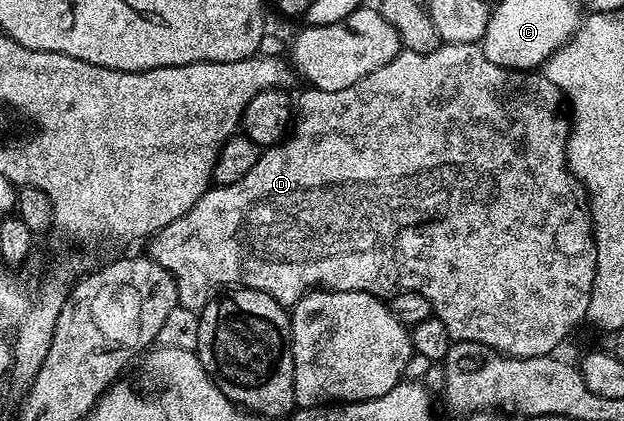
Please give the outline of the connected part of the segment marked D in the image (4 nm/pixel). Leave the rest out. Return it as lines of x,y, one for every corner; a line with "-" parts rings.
441,44
439,49
429,53
415,53
409,49
404,49
386,67
378,67
378,71
370,71
366,79
358,79
350,87
342,87
342,91
322,91
311,87
305,88
305,93
300,98
296,97
294,101
294,124
290,129
290,136
280,142
279,145
272,145
261,152
258,163
238,183
229,185
218,185
210,187
190,207
182,219
174,219
166,228
160,230
147,242
147,256
168,272
176,284
176,299
181,306
184,305
193,311
199,311
208,304
214,291
223,290
225,287
239,287
241,289
257,289
266,295
270,295
278,304
285,307
291,307
304,296
305,293
314,289
333,289
334,291
358,291
359,293
374,293
377,295
391,295
398,292
421,293
430,299
433,314
444,324
449,338
453,342
473,341
482,343
486,347
496,349
505,357
546,357
557,352
556,348
563,343
568,337
568,332
575,327
581,320
587,318
588,308
590,307
590,291
594,287
594,275
596,274
596,240
592,234
592,215
588,212
586,204
586,194
584,186
573,177
572,172
568,169
568,156
566,147
568,146
568,135
570,132
570,121
566,116
565,106
562,104
562,94
560,89
550,79
536,71
517,71
515,69
503,69
490,59
486,59
483,48
479,44
474,45
446,45

